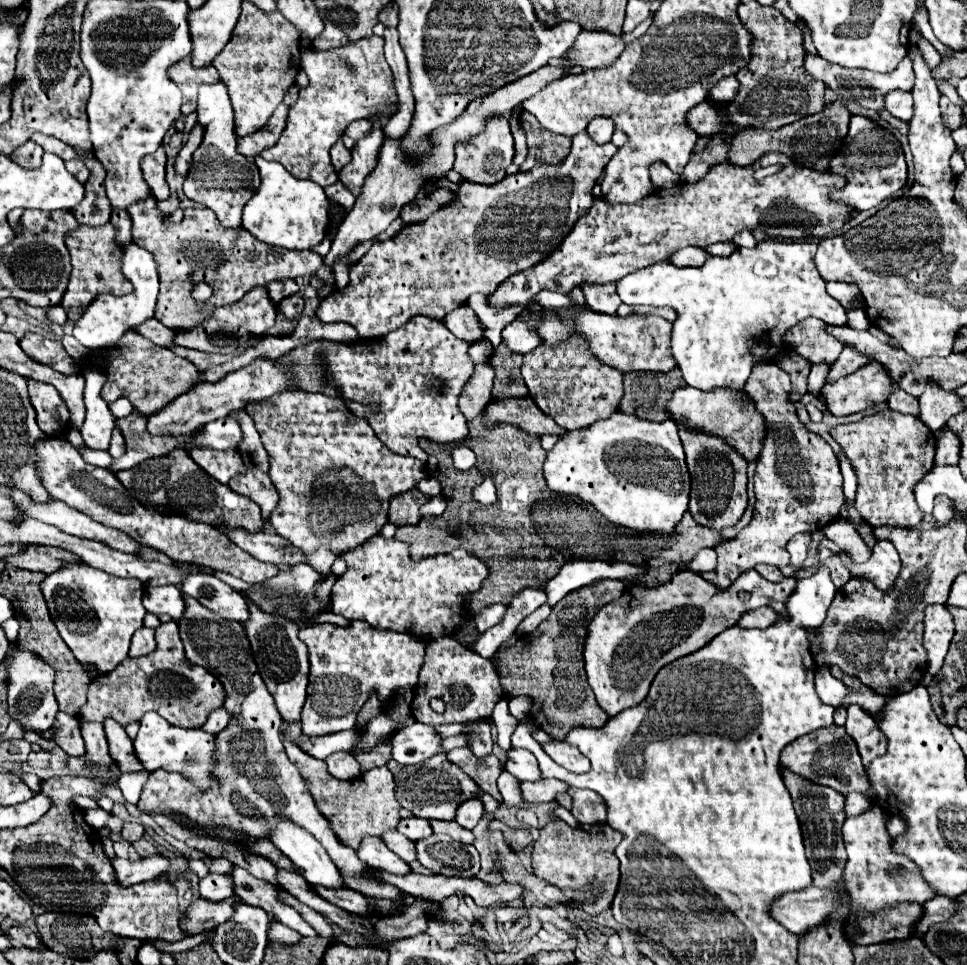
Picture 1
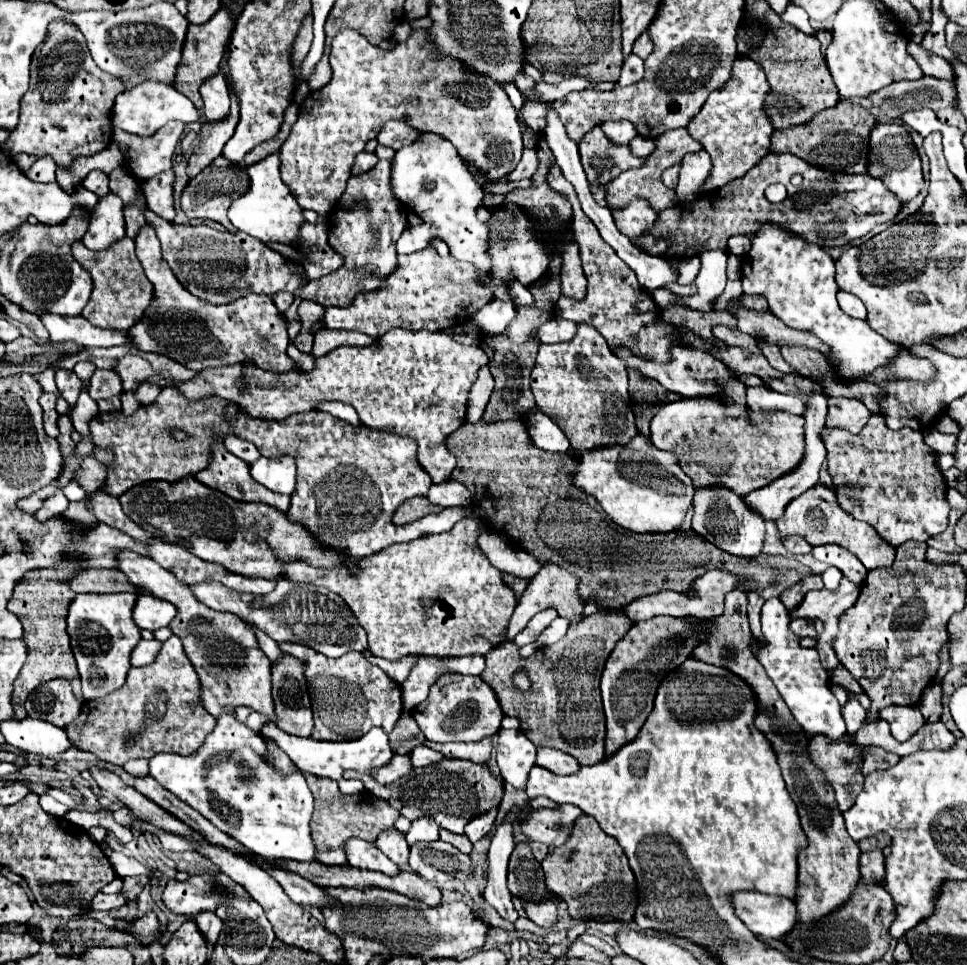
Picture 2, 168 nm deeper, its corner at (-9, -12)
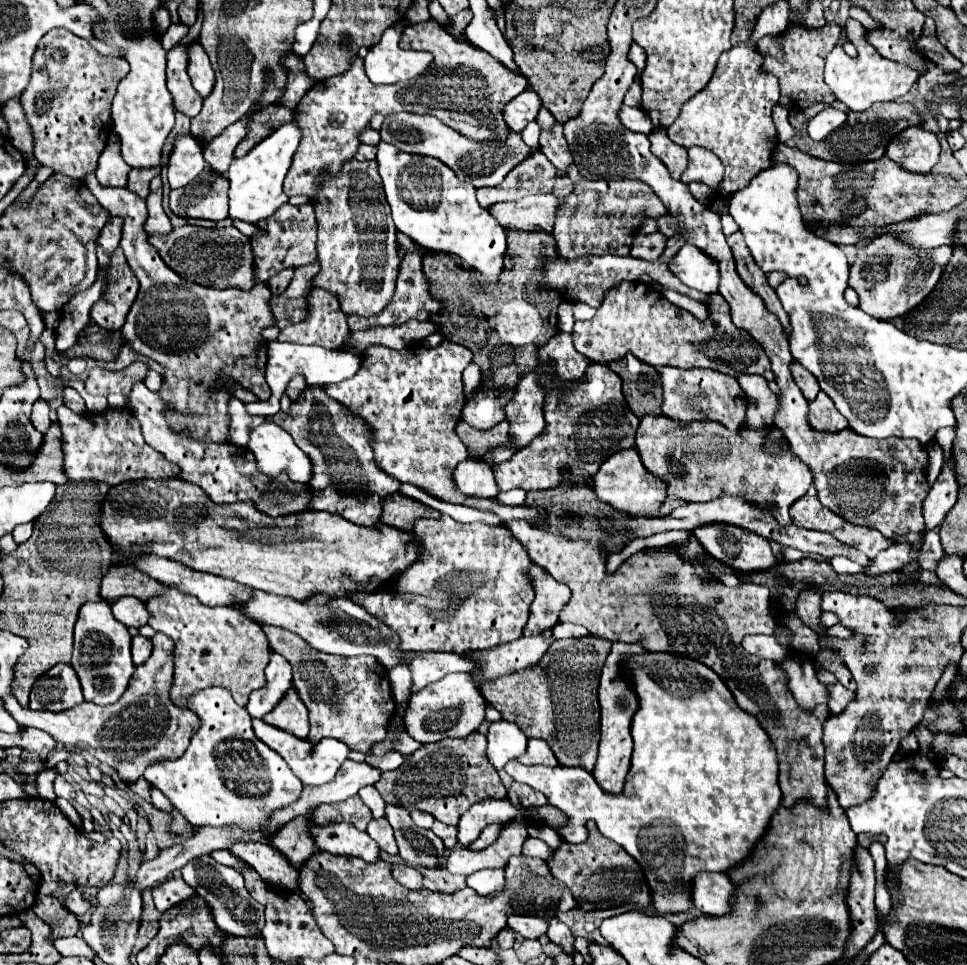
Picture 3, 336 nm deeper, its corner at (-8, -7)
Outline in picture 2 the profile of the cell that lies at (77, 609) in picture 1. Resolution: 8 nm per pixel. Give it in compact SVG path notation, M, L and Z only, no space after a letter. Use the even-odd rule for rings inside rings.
M77 594L69 608L67 632L71 636L71 648L77 660L77 668L83 684L83 698L97 700L119 690L125 684L131 668L129 658L135 644L141 640L139 628L133 624L133 600L135 594L107 594L107 596L85 596Z

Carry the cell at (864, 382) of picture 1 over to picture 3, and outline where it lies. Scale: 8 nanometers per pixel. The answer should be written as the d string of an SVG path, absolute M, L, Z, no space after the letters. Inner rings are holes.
M822 391L818 393L816 401L810 403L808 421L814 429L820 429L820 431L842 431L848 427L848 421L844 419L844 415L836 411L836 405L832 403L832 399L828 399L828 395L824 395Z

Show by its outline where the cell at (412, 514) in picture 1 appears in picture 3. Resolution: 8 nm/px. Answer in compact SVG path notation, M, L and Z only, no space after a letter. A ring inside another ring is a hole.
M394 493L386 497L384 511L382 511L382 523L388 523L390 527L396 527L400 531L410 531L414 525L414 519L420 517L440 517L440 511L412 499L400 493Z

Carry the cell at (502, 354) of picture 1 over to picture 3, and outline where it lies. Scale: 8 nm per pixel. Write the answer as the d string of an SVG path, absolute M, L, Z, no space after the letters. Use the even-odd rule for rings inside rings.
M507 229L506 239L507 250L504 258L504 271L502 271L498 283L484 283L480 273L476 273L474 270L460 269L458 265L452 263L452 259L446 253L434 253L434 255L424 257L424 271L428 275L430 289L434 289L432 295L436 295L436 299L440 299L444 303L444 311L440 315L434 315L432 321L442 325L446 339L456 341L456 343L472 349L474 363L478 363L482 367L482 373L484 373L482 391L474 399L466 401L464 411L462 411L462 419L476 429L490 429L490 427L498 425L500 421L504 421L504 407L508 405L508 399L512 397L516 383L520 381L520 375L526 375L530 369L536 367L538 349L544 347L544 343L548 343L548 339L552 335L558 333L556 311L558 311L562 297L558 295L556 289L541 285L542 279L544 279L544 263L558 257L558 247L556 247L554 235L548 235L546 231L530 232ZM475 281L484 285L482 293L474 291L472 283Z

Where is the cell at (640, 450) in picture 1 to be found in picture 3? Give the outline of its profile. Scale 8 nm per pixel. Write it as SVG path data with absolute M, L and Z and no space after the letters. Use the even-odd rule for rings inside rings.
M634 447L622 449L618 453L614 453L612 457L608 457L600 465L598 473L592 477L592 489L600 501L612 505L614 509L618 509L622 513L640 515L640 517L656 515L668 497L666 483L662 479L656 479L656 475L648 473L648 469L642 467L640 453Z

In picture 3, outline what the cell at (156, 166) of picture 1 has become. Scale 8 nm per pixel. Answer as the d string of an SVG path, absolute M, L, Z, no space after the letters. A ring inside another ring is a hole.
M156 175L156 179L152 179L150 183L150 195L146 199L146 205L148 205L148 221L144 225L144 229L148 231L148 235L166 235L172 225L170 225L170 219L162 207L162 179L160 175Z

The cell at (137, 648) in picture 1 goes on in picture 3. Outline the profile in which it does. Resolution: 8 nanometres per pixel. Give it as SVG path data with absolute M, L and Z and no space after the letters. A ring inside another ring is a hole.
M136 635L132 639L132 659L134 659L134 665L142 665L152 653L152 641L142 637L142 635Z

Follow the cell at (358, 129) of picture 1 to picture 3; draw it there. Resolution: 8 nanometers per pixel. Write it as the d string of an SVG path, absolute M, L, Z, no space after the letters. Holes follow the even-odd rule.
M396 113L388 115L380 129L382 141L398 147L406 153L416 155L430 155L446 163L462 181L472 183L474 187L494 187L498 185L520 161L524 161L532 149L526 147L526 143L520 139L520 133L510 133L506 141L488 141L478 143L472 139L466 139L464 135L452 131L444 123L440 123L434 115L414 115L414 113Z

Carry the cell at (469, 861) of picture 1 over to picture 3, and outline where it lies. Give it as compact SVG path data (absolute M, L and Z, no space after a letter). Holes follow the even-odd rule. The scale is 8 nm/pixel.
M388 805L386 819L394 829L400 857L406 863L416 867L426 867L426 869L438 867L438 859L444 857L446 853L446 847L440 837L436 837L432 831L412 827L410 813L404 807Z

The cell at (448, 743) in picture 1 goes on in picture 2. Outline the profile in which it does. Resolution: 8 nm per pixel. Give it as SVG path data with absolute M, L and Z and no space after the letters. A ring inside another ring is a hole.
M417 746L417 748L411 752L411 762L413 762L411 766L413 766L413 768L427 766L427 764L437 762L437 760L441 760L441 758L443 758L443 754L435 752L435 750L427 748L427 746Z

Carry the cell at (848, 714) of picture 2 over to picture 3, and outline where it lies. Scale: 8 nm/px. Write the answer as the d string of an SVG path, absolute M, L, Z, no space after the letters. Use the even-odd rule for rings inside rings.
M836 683L836 685L828 687L828 691L832 693L830 703L828 703L828 707L830 707L830 711L832 711L832 713L840 713L840 711L844 711L844 707L848 707L848 703L852 703L852 699L856 699L854 691L850 691L850 689L842 687L840 683Z

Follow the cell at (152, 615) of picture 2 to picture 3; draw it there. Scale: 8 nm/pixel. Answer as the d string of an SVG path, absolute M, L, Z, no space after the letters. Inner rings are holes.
M132 597L116 599L112 603L112 613L126 627L136 627L136 629L144 627L150 619L150 611L148 611L146 603L142 603L140 599L132 599Z

